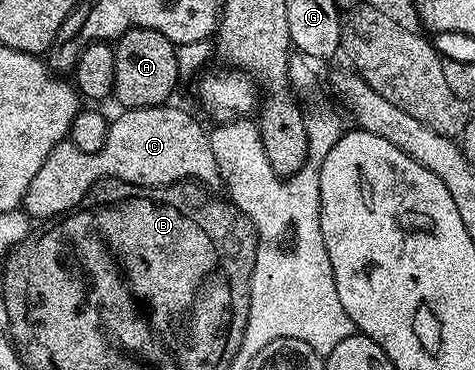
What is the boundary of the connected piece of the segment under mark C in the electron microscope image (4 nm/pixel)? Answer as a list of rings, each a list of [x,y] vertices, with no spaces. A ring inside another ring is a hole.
[[[170,106],[123,110],[121,112],[123,115],[111,122],[110,132],[104,141],[104,149],[96,153],[80,153],[80,149],[76,149],[76,145],[72,145],[69,141],[58,143],[56,149],[52,149],[52,153],[44,157],[44,165],[40,165],[36,177],[32,177],[32,185],[28,185],[24,193],[22,207],[26,214],[34,221],[45,221],[65,215],[75,210],[81,204],[82,198],[105,178],[119,179],[137,187],[167,187],[183,181],[193,181],[199,185],[219,182],[218,166],[216,157],[212,154],[207,128],[202,128],[188,112]]]

